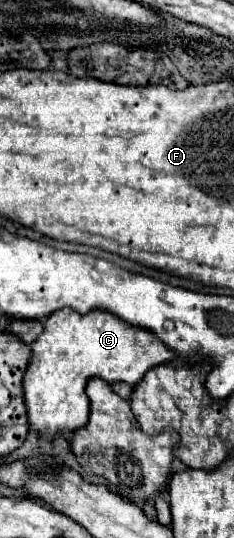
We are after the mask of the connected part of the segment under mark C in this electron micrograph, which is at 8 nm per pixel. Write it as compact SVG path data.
M58 309L52 315L44 319L44 331L42 335L32 343L32 357L28 361L28 367L22 377L22 389L24 389L24 403L26 403L26 415L28 425L38 433L38 449L40 459L48 461L52 457L52 443L66 431L72 433L74 429L82 429L88 423L88 395L86 395L86 383L92 377L100 377L106 383L128 383L136 385L142 381L146 371L150 371L156 365L172 361L176 355L164 347L164 343L154 337L150 331L132 327L112 313L106 311L90 311L86 315L80 315L72 309Z

